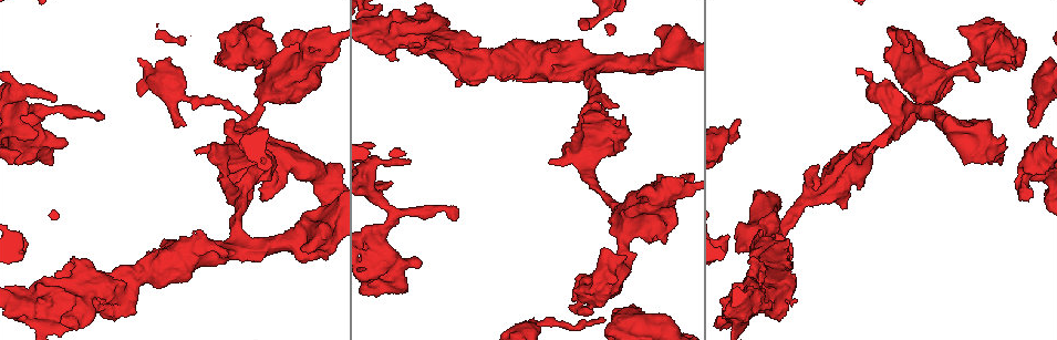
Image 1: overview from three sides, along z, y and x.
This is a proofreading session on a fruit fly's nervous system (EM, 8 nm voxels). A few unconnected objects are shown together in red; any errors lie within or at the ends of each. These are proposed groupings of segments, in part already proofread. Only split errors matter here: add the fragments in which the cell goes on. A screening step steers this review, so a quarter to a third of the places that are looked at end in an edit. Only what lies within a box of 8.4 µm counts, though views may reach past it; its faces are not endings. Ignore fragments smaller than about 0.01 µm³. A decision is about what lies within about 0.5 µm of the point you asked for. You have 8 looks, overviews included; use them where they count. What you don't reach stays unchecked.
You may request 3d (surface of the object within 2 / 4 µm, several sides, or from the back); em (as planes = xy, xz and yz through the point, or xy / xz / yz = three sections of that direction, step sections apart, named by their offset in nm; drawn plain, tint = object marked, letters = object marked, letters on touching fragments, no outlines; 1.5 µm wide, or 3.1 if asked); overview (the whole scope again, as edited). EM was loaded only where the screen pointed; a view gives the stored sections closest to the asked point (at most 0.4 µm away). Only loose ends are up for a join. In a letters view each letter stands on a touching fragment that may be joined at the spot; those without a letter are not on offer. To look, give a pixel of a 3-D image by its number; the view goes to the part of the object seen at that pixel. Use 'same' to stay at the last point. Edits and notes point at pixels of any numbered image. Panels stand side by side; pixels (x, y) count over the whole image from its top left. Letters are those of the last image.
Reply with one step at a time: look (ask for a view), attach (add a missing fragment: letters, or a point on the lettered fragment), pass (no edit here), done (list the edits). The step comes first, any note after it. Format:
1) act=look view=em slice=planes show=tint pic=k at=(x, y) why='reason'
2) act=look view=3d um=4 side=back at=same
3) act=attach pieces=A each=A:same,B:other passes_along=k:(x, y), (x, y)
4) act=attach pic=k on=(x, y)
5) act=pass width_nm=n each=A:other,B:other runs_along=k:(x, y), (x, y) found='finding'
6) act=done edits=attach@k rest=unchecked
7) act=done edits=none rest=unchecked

act=look view=em slice=yz step=8 show=letters pic=1 at=(1031, 194) why='an open end'

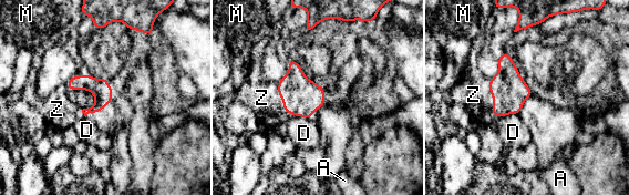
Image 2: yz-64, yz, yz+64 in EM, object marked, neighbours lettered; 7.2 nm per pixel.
act=attach pieces=Z each=A:other,D:other,M:other,Z:same passes_along=2:(301, 96), (288, 112), (261, 98) found='the cell continues'

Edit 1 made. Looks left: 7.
act=look view=3d um=4 side=back pic=1 at=(1035, 126) why='free end'

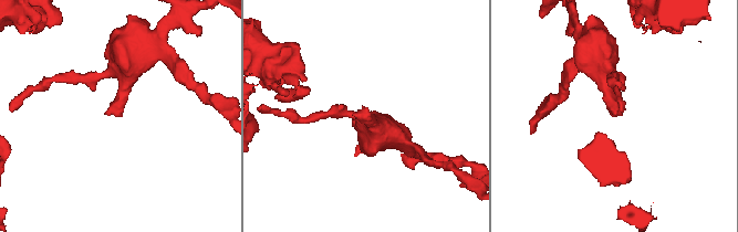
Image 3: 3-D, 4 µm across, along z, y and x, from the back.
act=look view=em slice=planes show=letters pic=3 at=(614, 114)

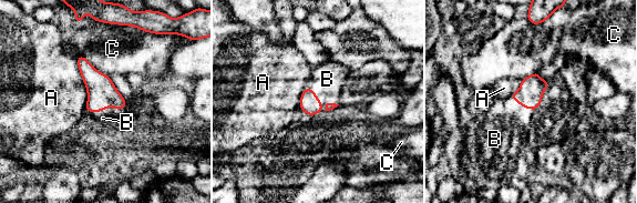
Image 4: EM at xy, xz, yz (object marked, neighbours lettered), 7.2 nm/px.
act=attach pieces=B longest_contact=A:400nm each=A:other,B:same,C:other found='the cell continues'

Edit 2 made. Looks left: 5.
act=look view=em um=3.1 slice=planes show=letters pic=1 at=(238, 27) why='an open end'

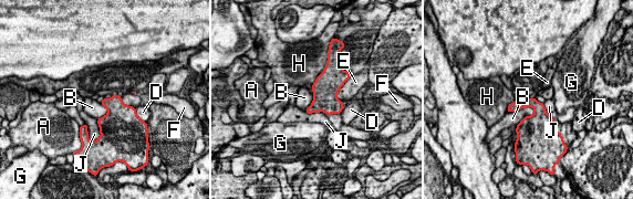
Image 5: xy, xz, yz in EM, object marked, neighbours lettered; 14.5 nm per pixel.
act=pass each=A:other,B:other,D:other,E:other,F:other,G:other,H:other,J:other border=5:(535, 110), (521, 107), (507, 111) found='none of them fits'

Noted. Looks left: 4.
act=done edits=attach@2,attach@4 rest=unchecked

